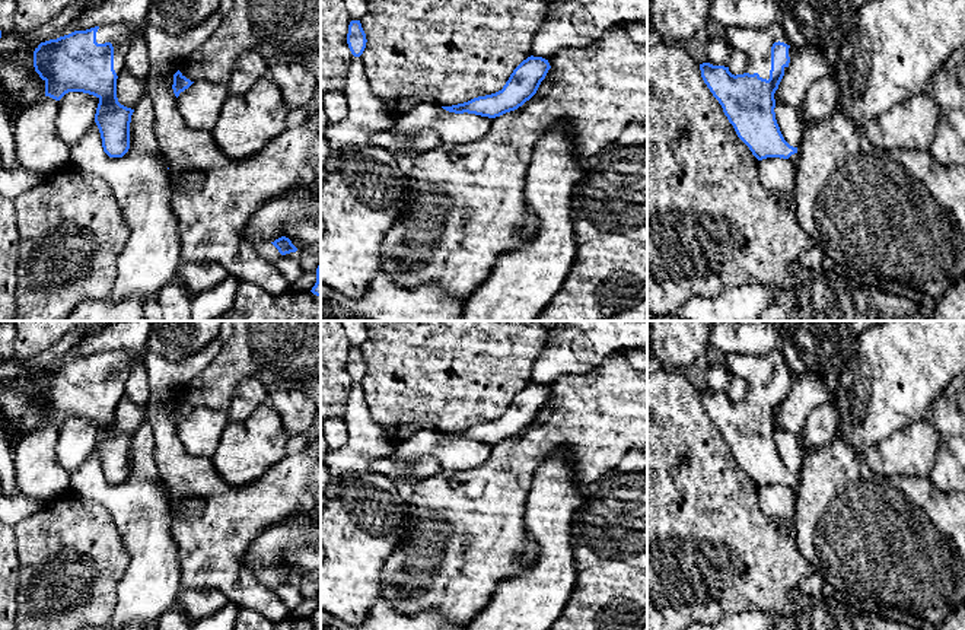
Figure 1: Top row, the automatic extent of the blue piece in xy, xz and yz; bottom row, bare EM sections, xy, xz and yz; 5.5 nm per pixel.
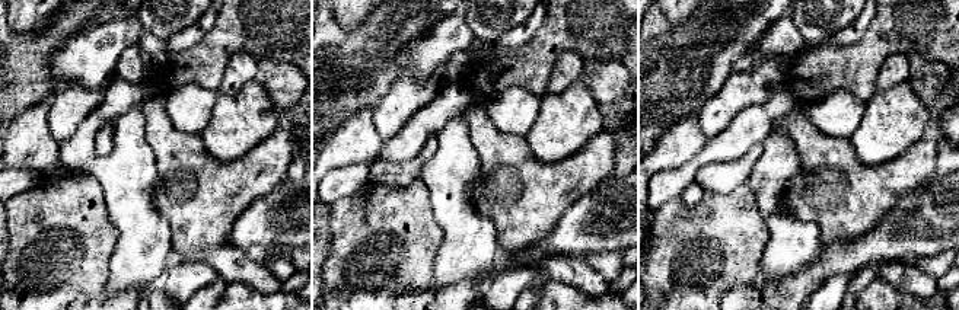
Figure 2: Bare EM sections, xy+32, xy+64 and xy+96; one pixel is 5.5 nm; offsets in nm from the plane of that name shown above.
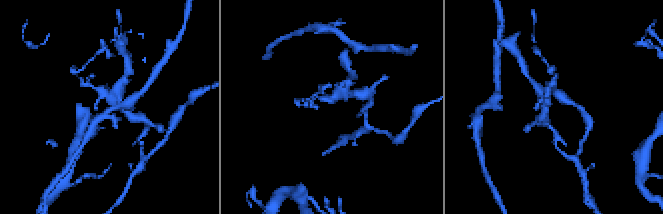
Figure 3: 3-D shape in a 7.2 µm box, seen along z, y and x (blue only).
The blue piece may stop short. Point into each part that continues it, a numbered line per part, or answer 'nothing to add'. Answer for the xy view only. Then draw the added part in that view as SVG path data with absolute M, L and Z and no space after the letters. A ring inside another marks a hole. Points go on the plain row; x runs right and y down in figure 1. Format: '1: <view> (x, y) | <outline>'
1: xy (118, 362) | M121 350L99 353L96 359L96 369L111 369L114 373L114 397L117 402L124 397L124 386L130 379L133 369L133 359Z

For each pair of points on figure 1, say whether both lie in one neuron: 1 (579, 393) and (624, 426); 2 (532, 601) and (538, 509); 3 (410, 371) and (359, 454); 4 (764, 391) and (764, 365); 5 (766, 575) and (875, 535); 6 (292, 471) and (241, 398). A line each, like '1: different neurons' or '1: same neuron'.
1: same neuron
2: same neuron
3: different neurons
4: same neuron
5: different neurons
6: different neurons

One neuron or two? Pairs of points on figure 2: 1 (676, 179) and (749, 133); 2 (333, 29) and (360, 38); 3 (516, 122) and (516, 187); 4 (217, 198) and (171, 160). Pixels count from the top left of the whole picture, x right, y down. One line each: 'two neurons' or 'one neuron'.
1: one neuron
2: one neuron
3: one neuron
4: one neuron

